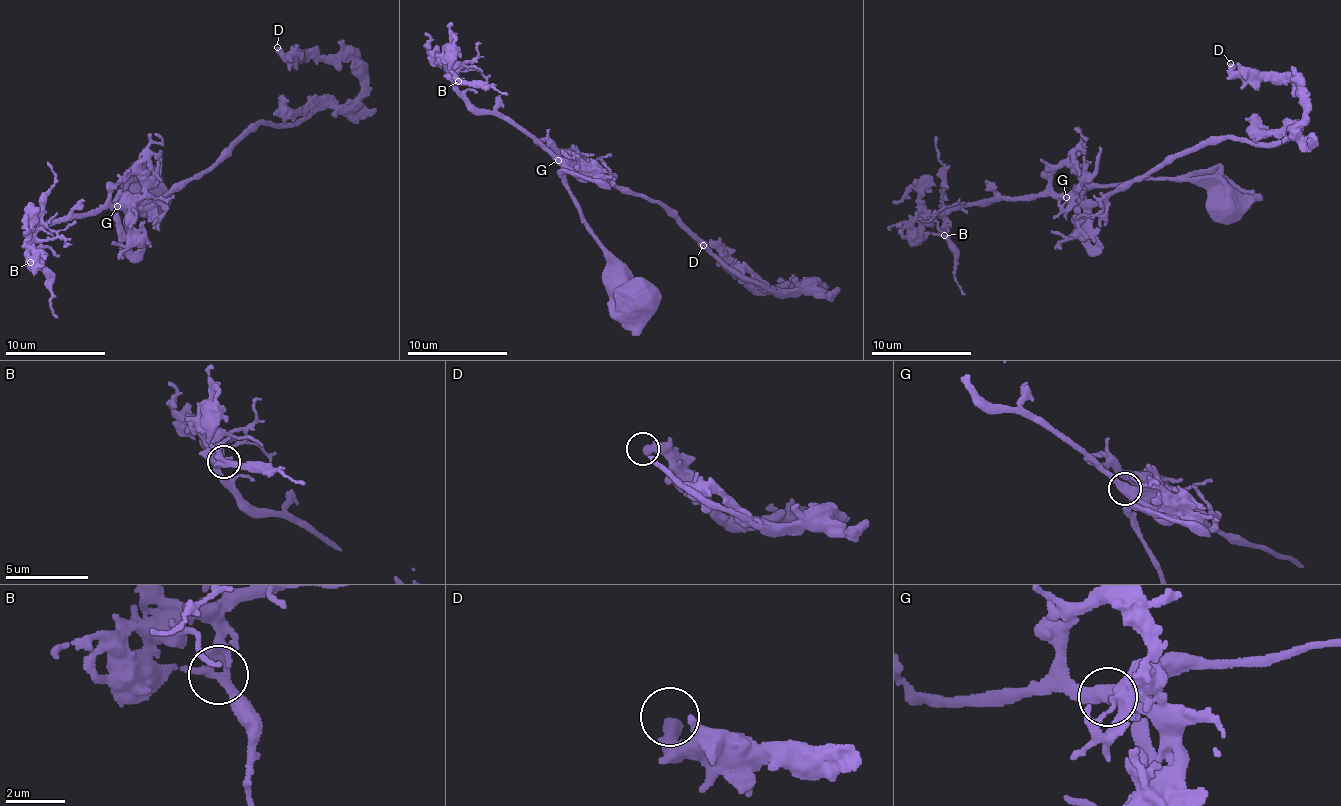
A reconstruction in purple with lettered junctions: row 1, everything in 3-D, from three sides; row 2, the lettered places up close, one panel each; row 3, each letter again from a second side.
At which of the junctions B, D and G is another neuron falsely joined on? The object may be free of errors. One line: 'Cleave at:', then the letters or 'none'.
Cleave at: none

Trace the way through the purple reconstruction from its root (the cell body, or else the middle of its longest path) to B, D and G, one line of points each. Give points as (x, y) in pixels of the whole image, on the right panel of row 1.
B: (1219, 200), (1191, 180), (1133, 178), (1080, 185), (1064, 195), (970, 202), (945, 216), (944, 235)
D: (1219, 200), (1191, 180), (1081, 188), (1097, 202), (1197, 145), (1300, 133), (1301, 89), (1230, 63)
G: (1219, 200), (1191, 180), (1138, 178), (1110, 185), (1080, 185), (1065, 198)

